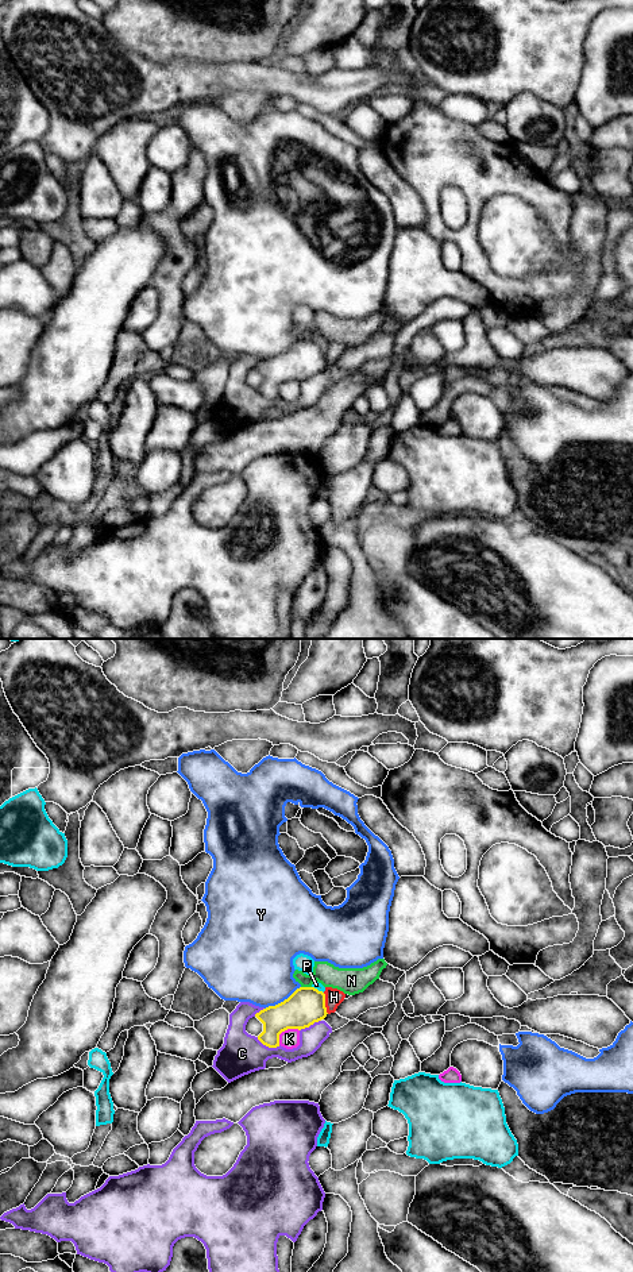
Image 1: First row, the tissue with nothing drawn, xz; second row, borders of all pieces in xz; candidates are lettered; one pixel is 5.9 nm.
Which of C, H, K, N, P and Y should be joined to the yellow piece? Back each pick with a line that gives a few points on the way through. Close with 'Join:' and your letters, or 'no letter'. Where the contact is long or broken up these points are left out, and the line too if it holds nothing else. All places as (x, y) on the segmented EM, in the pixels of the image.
Join: no letter

